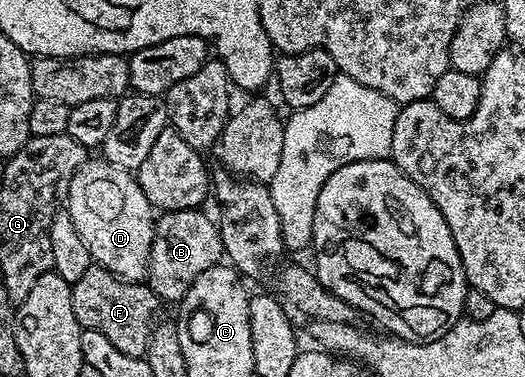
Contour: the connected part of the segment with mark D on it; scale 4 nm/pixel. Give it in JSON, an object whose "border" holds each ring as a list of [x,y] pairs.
{"border":[[[88,159],[84,165],[80,165],[75,178],[71,180],[71,190],[65,198],[65,211],[73,219],[81,239],[85,239],[92,262],[127,281],[142,282],[148,276],[157,213],[149,199],[145,199],[145,191],[141,191],[138,176],[132,170],[122,169],[102,159]]]}

